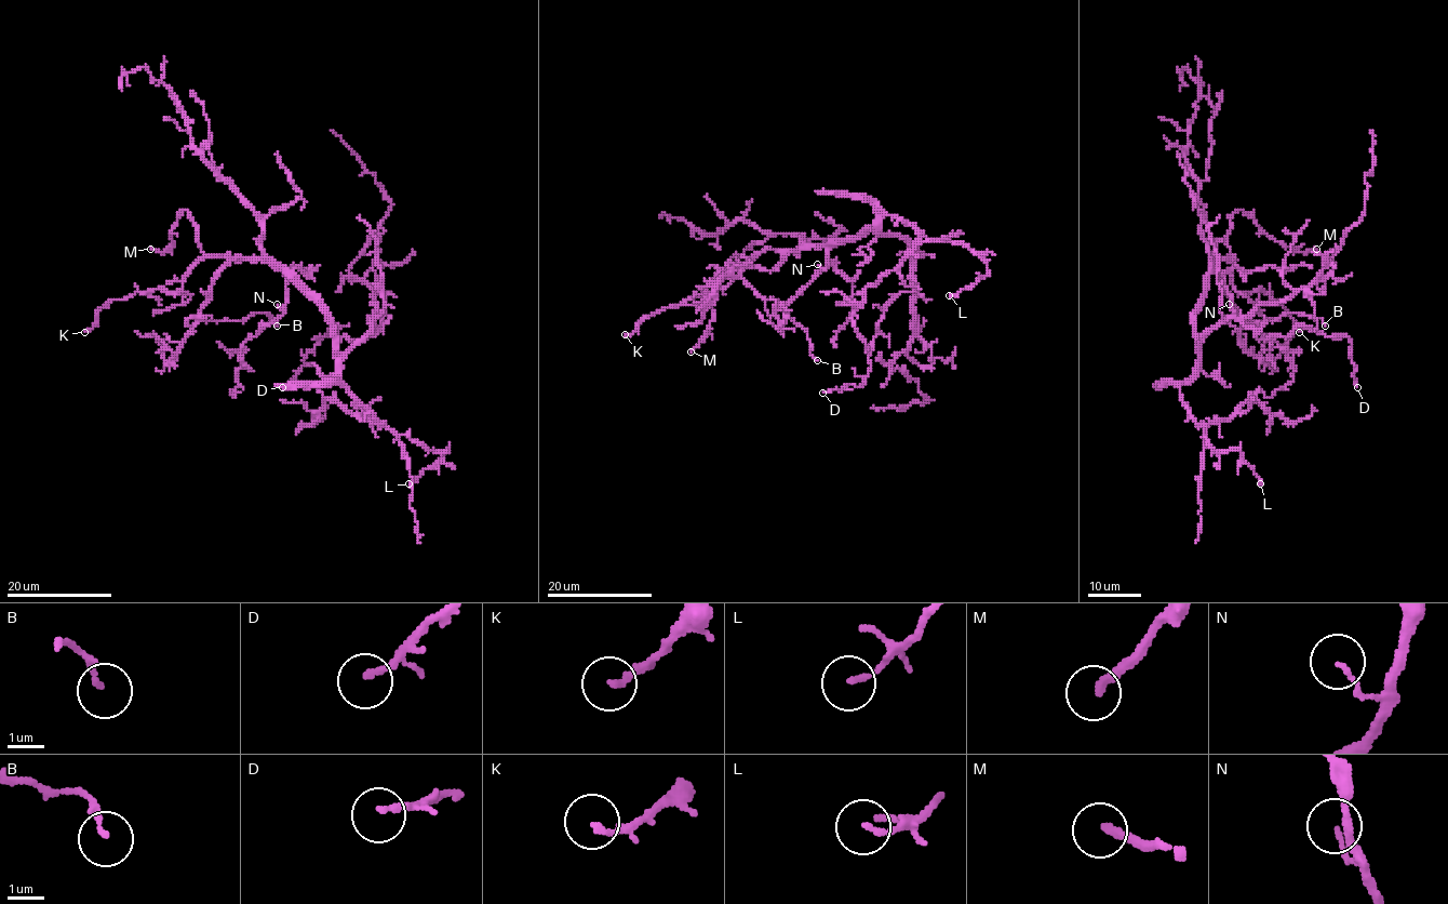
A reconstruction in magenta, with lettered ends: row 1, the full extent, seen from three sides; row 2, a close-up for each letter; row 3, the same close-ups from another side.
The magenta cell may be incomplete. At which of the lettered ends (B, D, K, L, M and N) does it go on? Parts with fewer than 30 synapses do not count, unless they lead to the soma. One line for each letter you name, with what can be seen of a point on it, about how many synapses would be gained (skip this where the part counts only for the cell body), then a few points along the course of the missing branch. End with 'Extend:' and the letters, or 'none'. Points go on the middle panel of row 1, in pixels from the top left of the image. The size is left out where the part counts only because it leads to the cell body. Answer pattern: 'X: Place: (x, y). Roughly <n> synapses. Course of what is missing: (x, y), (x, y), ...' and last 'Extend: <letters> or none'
M: Place: (691, 351). Roughly 45 synapses. Course of what is missing: (691, 351), (674, 368), (643, 388), (631, 390), (614, 399)
Extend: M

